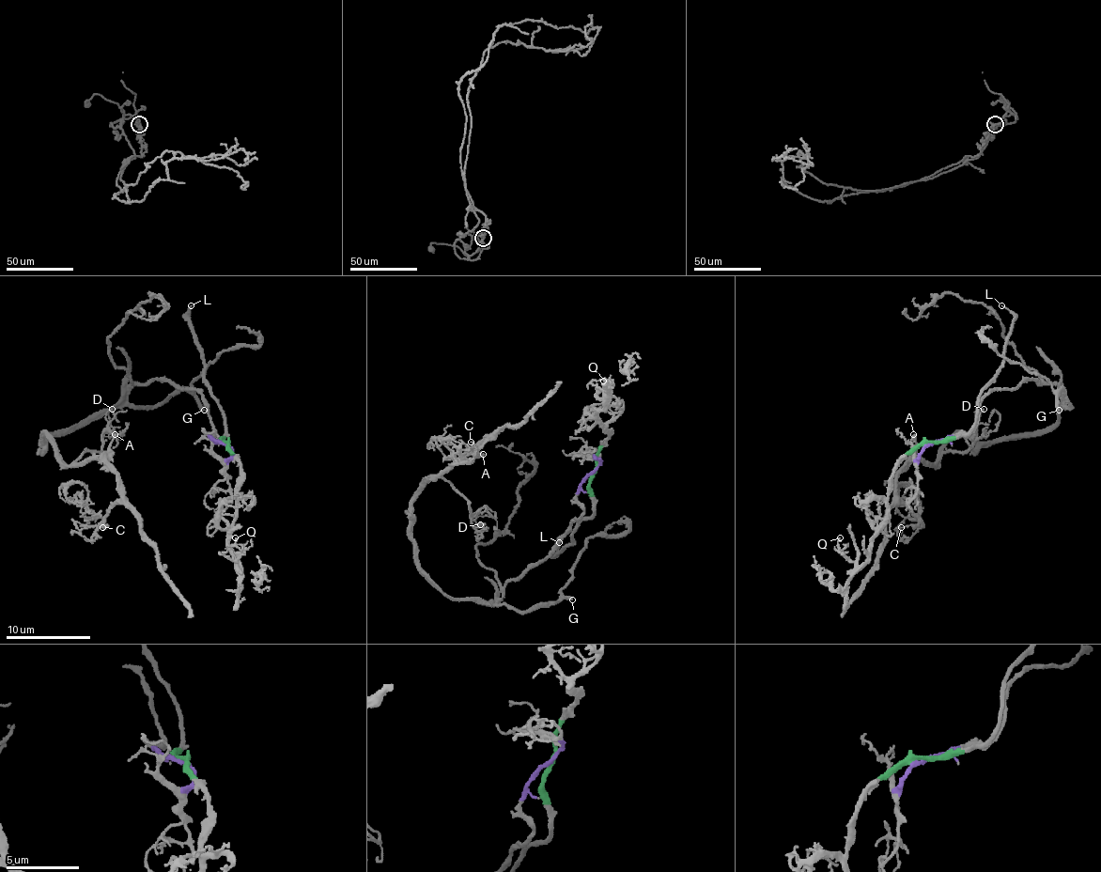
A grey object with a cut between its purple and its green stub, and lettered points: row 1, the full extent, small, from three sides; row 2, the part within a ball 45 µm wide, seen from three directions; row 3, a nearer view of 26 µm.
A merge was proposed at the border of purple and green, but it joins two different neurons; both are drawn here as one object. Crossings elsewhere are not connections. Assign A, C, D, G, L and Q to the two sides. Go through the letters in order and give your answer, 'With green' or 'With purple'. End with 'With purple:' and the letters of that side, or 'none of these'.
A: With purple
C: With purple
D: With purple
G: With purple
L: With green
Q: With green
With purple: A, C, D, G

